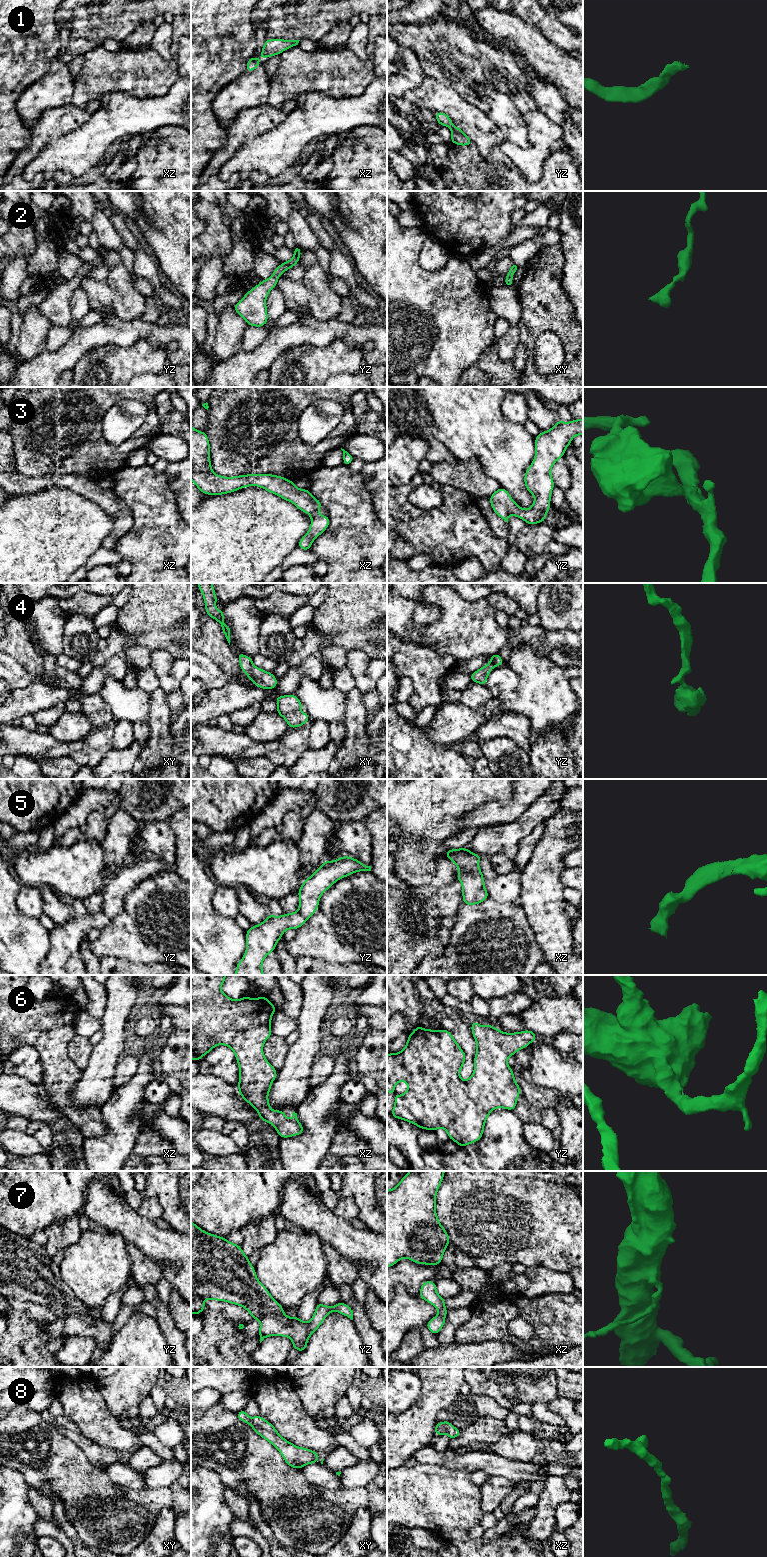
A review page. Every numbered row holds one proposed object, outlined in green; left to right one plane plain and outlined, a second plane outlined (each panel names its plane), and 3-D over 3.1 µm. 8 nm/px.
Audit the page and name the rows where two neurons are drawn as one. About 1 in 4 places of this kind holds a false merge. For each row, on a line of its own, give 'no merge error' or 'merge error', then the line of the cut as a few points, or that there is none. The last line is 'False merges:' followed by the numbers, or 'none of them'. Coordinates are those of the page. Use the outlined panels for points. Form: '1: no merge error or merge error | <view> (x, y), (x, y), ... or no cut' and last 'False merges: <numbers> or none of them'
1: no merge error | no cut
2: no merge error | no cut
3: no merge error | no cut
4: no merge error | no cut
5: no merge error | no cut
6: no merge error | no cut
7: no merge error | no cut
8: no merge error | no cut
False merges: none of them

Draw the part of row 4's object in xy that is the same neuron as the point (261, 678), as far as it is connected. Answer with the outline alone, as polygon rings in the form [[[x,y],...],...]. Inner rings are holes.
[[[237,653],[236,655],[239,659],[241,671],[253,681],[256,687],[262,689],[275,689],[277,687],[278,679],[273,675],[273,673],[254,666],[252,658],[243,653]]]

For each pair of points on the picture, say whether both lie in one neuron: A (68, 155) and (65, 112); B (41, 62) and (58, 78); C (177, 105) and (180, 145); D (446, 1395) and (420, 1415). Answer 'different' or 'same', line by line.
A: different
B: different
C: different
D: same

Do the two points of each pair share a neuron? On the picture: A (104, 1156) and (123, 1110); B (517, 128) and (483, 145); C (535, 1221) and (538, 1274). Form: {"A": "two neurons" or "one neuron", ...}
{"A": "one neuron", "B": "two neurons", "C": "two neurons"}

